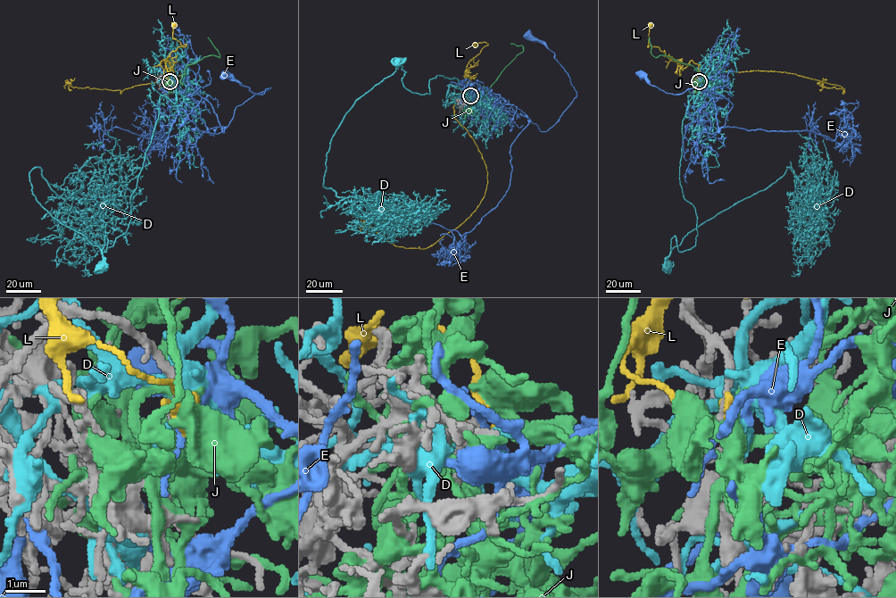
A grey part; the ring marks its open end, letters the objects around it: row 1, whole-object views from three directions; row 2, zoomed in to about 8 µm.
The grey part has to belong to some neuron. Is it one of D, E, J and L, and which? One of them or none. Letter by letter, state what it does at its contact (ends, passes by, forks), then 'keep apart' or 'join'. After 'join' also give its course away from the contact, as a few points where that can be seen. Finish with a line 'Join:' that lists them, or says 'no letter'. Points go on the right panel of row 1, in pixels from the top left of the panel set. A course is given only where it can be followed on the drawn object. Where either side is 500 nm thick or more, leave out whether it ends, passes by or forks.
D: it forks | keep apart
E: it passes by | keep apart
J: it forks | keep apart
L: it passes by | keep apart
Join: no letter

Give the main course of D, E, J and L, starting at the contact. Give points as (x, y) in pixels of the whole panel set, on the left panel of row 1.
D: (170, 80), (176, 102), (160, 96), (130, 198), (130, 220), (106, 252), (104, 237), (100, 266)
E: (170, 80), (182, 92), (190, 85), (204, 98), (223, 131), (237, 106), (270, 87), (254, 94), (225, 74)
J: (170, 80), (178, 83), (187, 65), (204, 57), (219, 57), (208, 37)
L: (170, 80), (161, 65), (153, 67), (186, 71), (120, 94), (73, 87), (68, 82), (70, 90)

